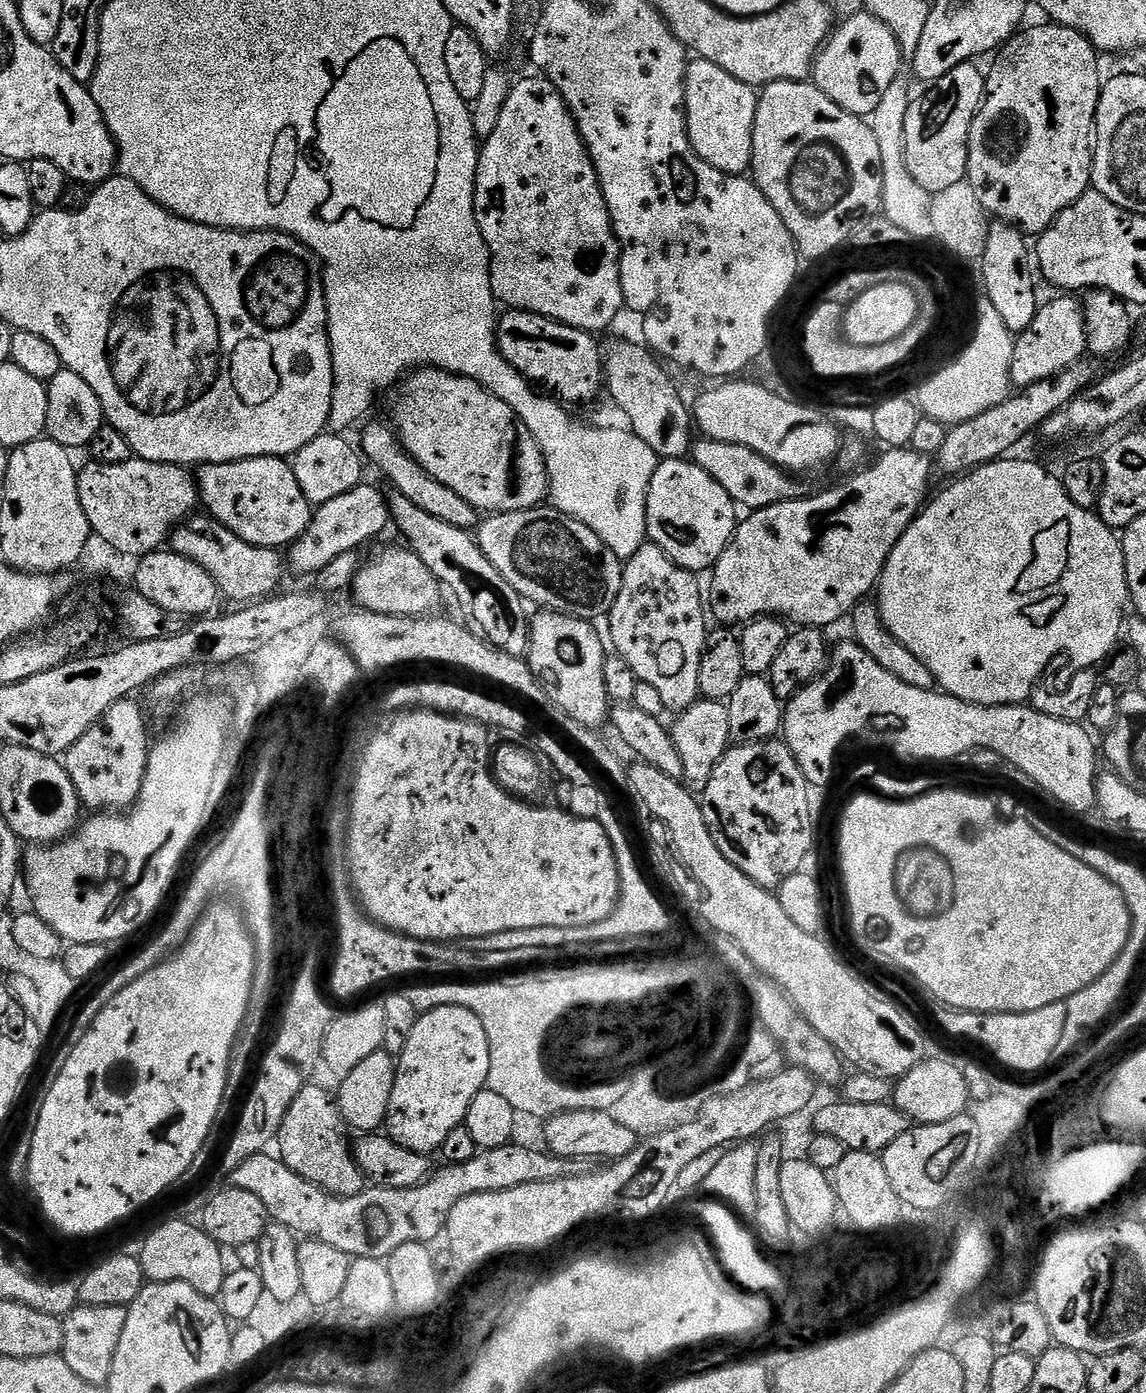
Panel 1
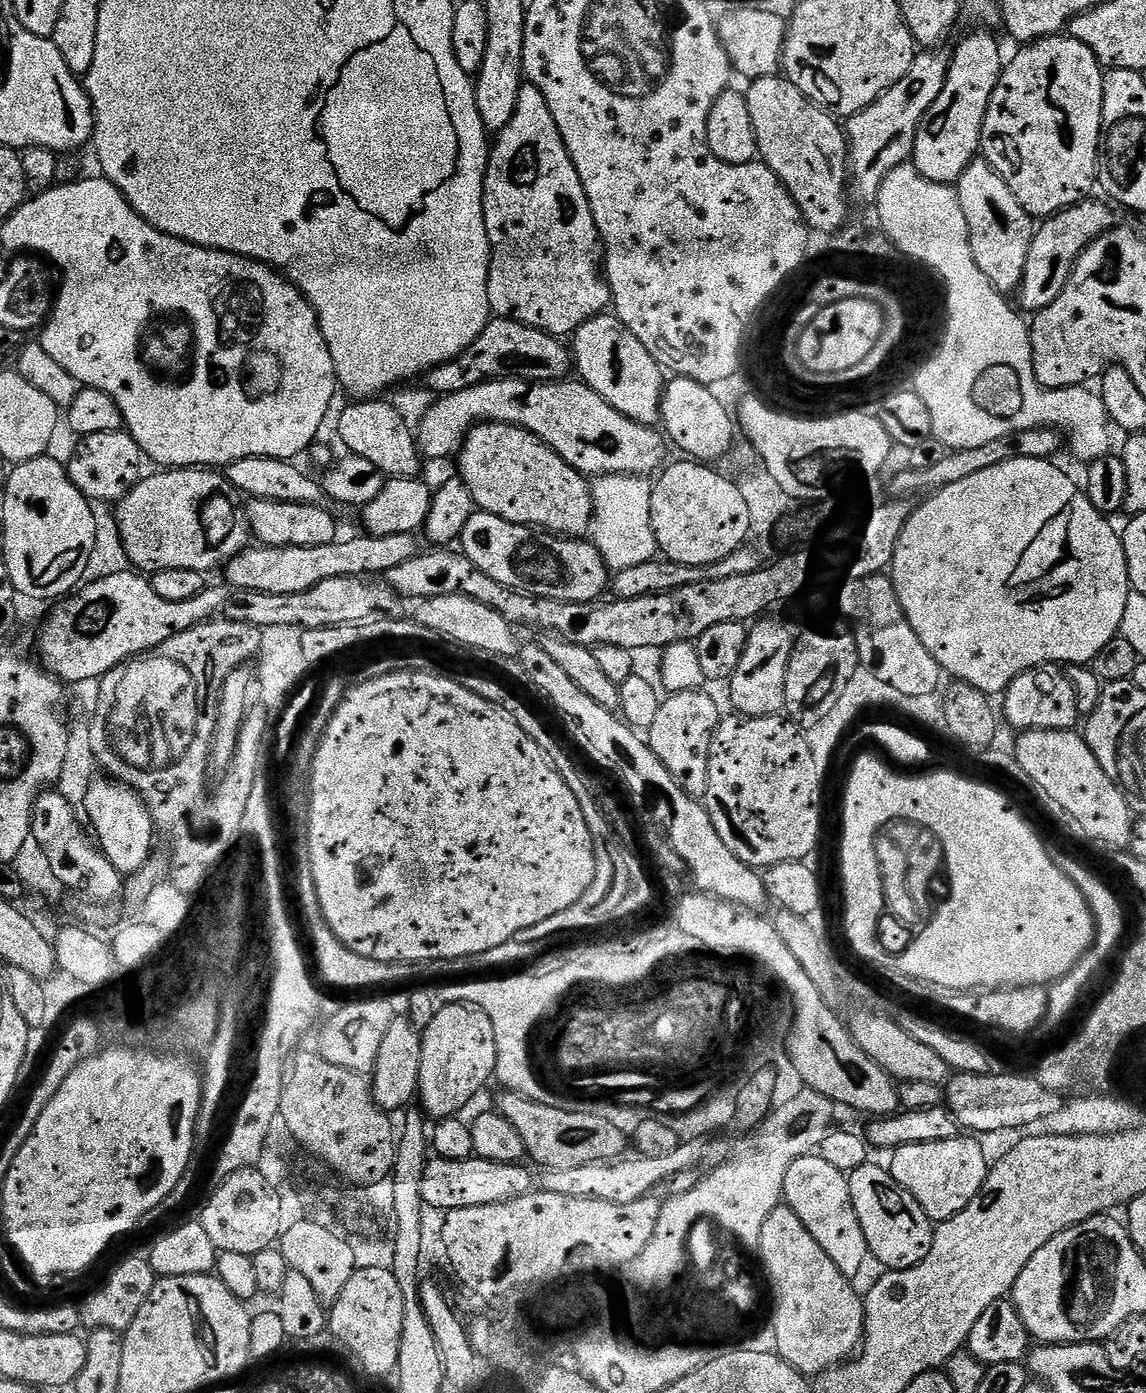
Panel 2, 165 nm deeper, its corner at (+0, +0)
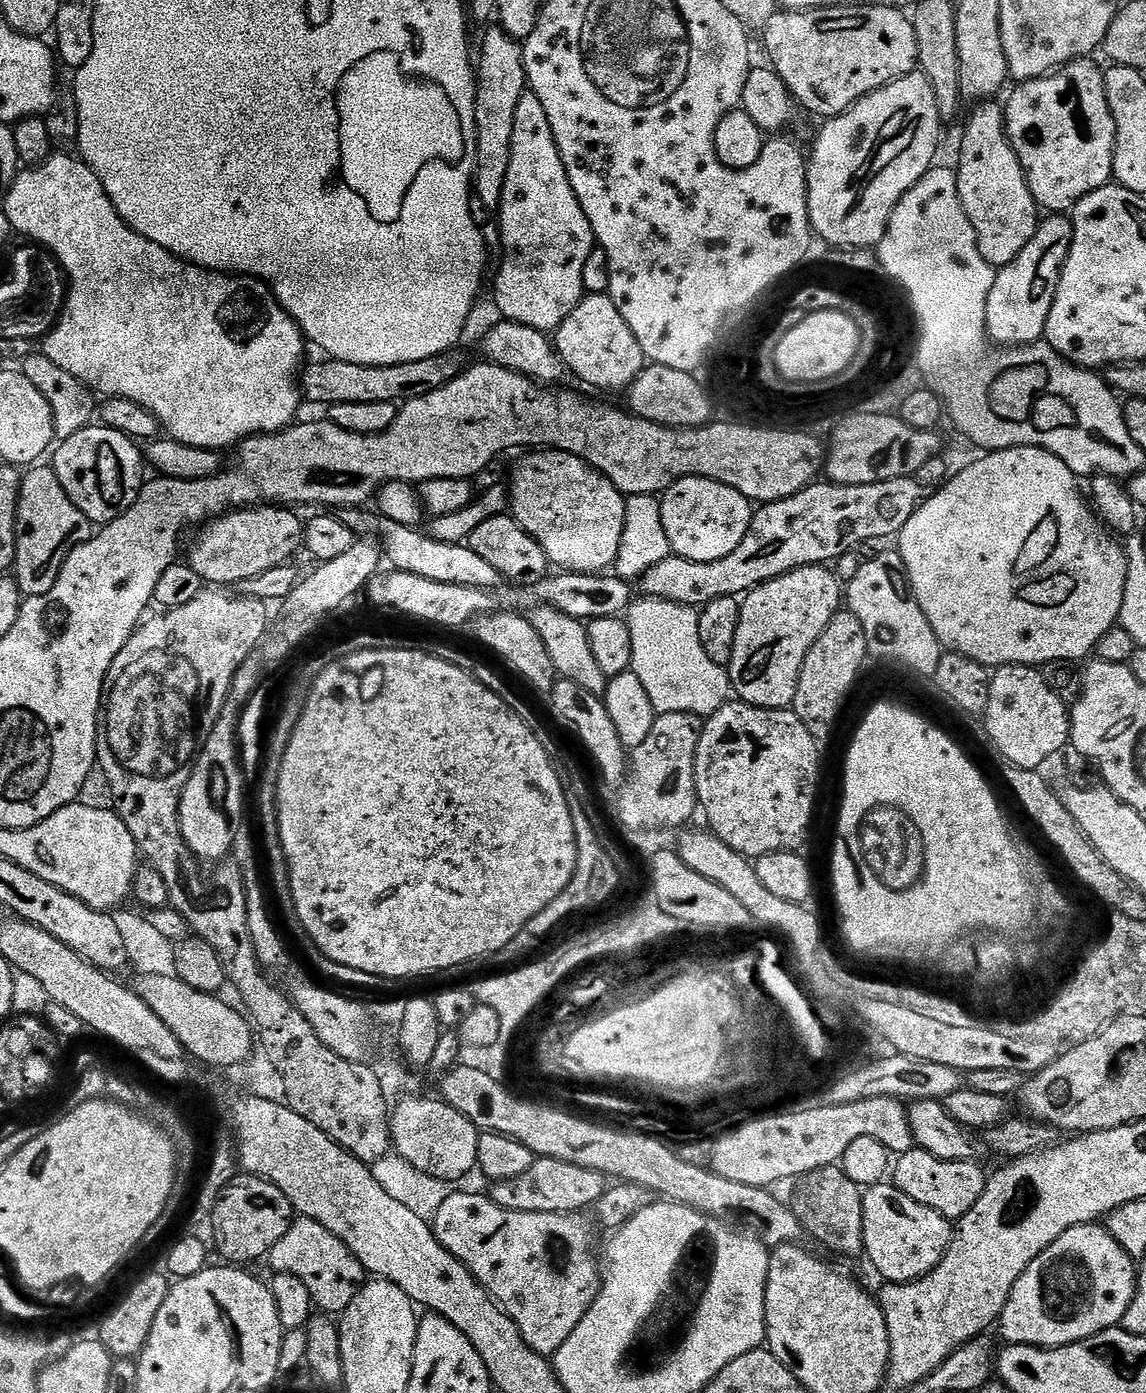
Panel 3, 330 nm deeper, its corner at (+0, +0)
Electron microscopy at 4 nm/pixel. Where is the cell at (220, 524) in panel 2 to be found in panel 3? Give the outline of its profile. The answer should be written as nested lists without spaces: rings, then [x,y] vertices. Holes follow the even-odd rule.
[[[249,506],[226,512],[199,529],[200,537],[197,538],[192,553],[186,556],[187,563],[192,565],[192,569],[208,586],[239,586],[243,580],[254,578],[279,564],[287,564],[299,548],[301,551],[306,540],[305,521],[300,521],[292,512],[295,511],[284,506]]]

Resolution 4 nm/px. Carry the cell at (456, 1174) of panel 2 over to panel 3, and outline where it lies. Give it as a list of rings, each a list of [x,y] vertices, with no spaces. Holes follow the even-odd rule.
[[[542,1156],[533,1159],[530,1170],[526,1170],[509,1180],[495,1181],[491,1187],[490,1199],[506,1210],[541,1212],[542,1214],[580,1214],[583,1213],[583,1208],[591,1209],[598,1202],[598,1198],[602,1198],[606,1187],[606,1176],[603,1172],[587,1168],[586,1166],[580,1166],[574,1162]]]

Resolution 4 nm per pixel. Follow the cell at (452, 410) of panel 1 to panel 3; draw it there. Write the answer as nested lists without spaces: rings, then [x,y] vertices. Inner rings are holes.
[[[532,450],[527,453],[525,460],[520,460],[516,464],[516,469],[510,472],[510,512],[517,522],[522,526],[522,530],[530,538],[534,538],[538,542],[538,546],[542,546],[542,550],[546,554],[549,565],[555,566],[557,569],[566,572],[595,572],[604,574],[615,565],[622,542],[622,534],[625,526],[625,508],[628,501],[624,493],[619,492],[614,486],[614,482],[610,482],[598,470],[594,470],[582,458],[572,456],[569,452],[557,452],[555,450]]]

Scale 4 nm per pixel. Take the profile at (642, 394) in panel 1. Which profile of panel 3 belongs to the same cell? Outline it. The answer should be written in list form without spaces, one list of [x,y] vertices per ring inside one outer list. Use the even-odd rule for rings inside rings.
[[[606,294],[585,295],[578,306],[554,333],[554,347],[560,363],[584,384],[604,392],[620,392],[631,388],[646,367],[644,351],[634,338],[634,330],[626,326],[626,318],[618,314],[618,306]]]

